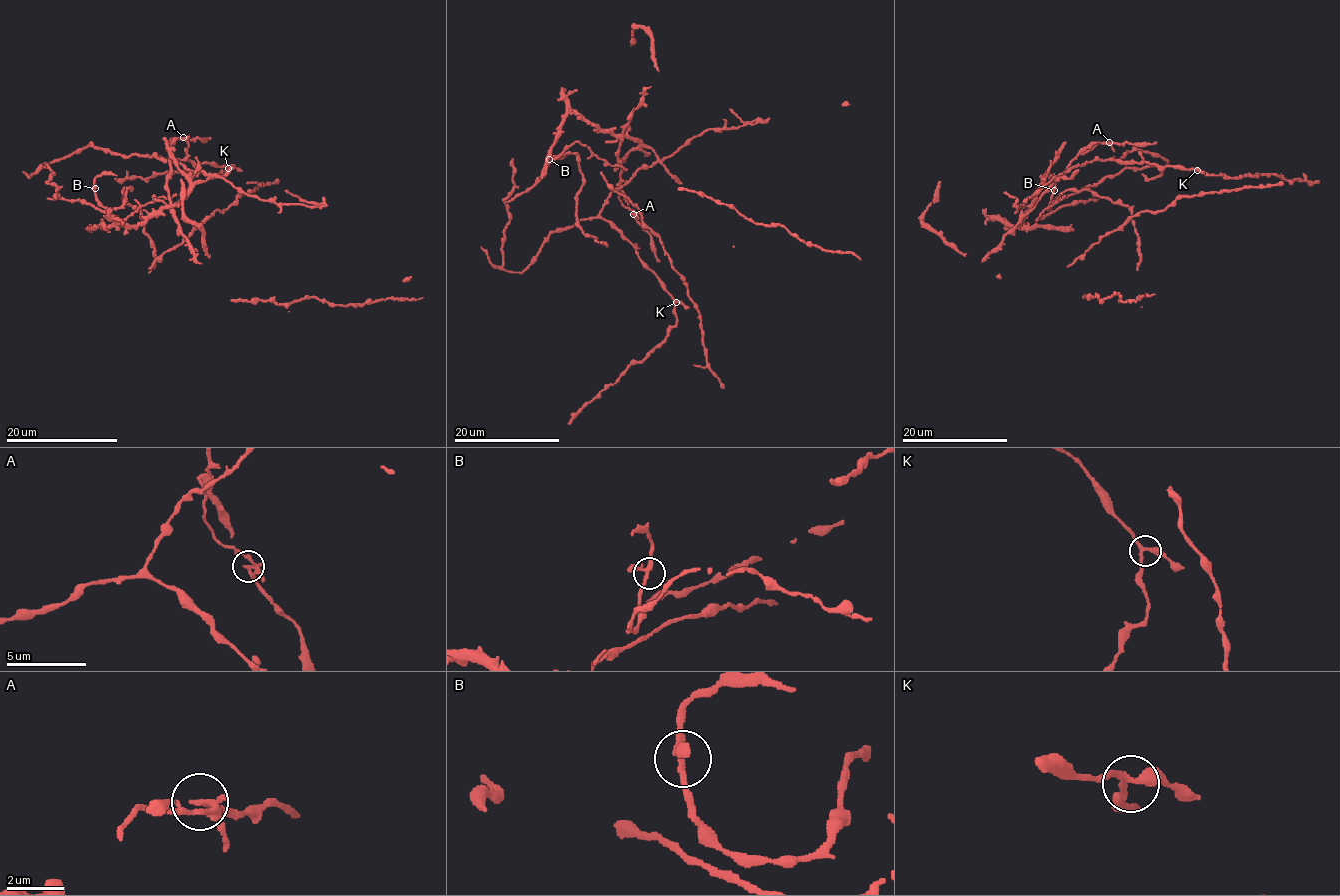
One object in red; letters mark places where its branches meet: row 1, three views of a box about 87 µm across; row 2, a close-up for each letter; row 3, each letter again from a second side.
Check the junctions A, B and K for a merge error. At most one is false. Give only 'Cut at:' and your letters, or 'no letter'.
Cut at: A

